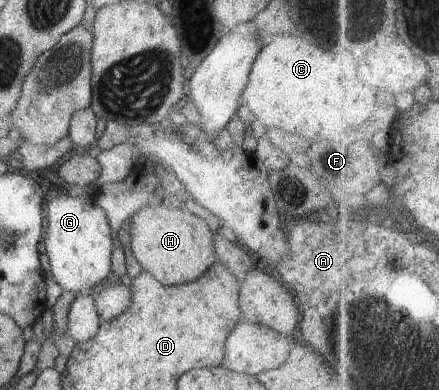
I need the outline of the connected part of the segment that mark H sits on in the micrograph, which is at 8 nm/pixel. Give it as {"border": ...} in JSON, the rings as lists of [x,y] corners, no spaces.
{"border":[[[142,206],[129,217],[130,251],[140,268],[150,273],[162,286],[194,281],[216,261],[212,234],[204,220],[178,208]]]}

